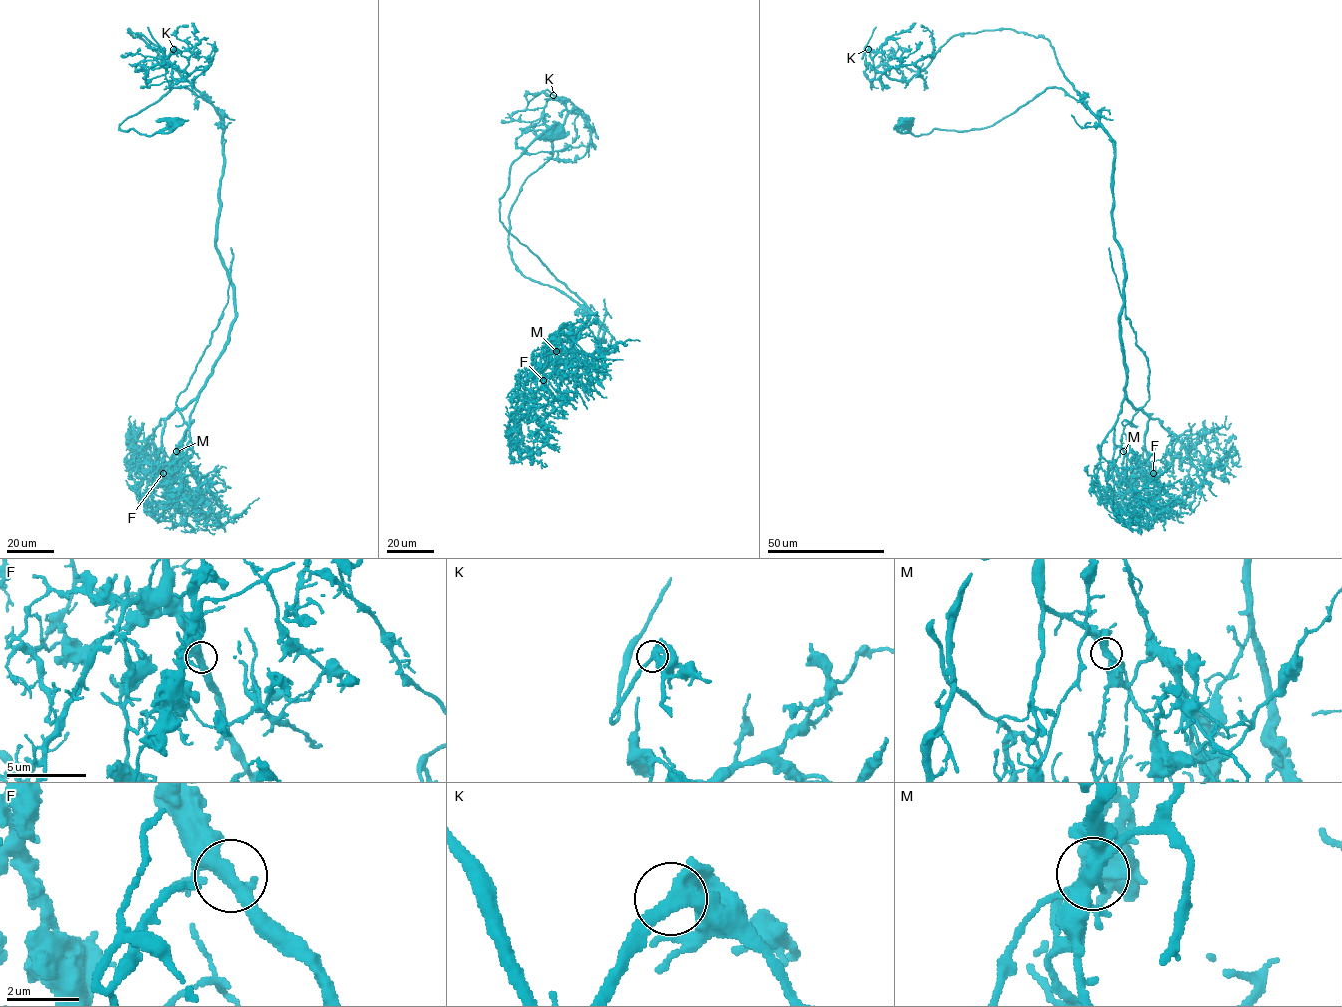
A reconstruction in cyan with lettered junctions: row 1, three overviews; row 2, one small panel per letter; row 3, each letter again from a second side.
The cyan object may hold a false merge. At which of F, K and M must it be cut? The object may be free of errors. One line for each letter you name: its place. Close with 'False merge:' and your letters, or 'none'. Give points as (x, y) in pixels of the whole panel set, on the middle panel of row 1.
M: at (556, 351)
False merge: M

